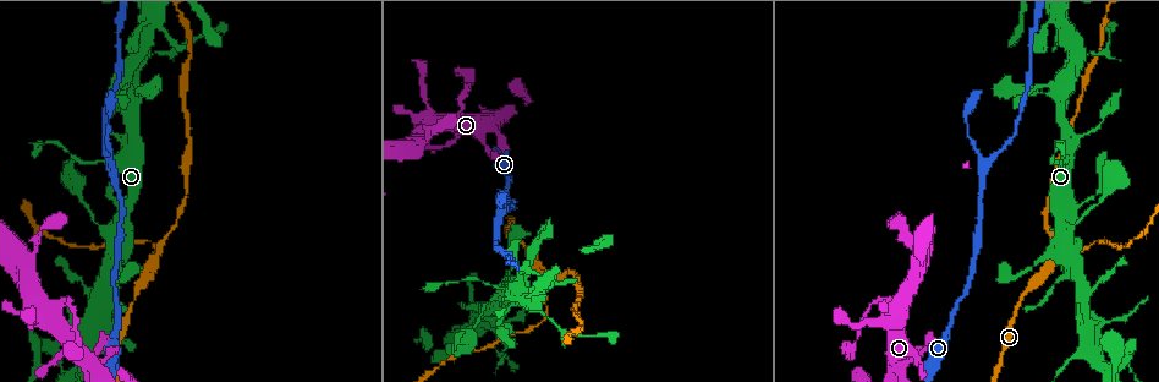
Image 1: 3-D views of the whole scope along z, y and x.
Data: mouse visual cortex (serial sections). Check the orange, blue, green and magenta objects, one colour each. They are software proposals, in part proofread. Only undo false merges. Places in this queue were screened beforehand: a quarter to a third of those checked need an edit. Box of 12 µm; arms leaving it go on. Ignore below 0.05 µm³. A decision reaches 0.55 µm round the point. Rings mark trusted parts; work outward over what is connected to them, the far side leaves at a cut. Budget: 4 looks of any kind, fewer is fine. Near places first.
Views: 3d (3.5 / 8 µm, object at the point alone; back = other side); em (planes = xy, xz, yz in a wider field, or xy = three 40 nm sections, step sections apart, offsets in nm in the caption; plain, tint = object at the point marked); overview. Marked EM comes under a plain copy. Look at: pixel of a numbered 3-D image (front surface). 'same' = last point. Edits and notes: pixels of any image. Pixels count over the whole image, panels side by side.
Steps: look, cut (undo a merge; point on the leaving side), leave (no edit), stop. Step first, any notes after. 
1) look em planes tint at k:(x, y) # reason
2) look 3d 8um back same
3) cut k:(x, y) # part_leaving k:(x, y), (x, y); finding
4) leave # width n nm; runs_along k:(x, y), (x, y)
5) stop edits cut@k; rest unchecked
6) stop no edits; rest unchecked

look 3d 3.5um at 1:(153, 258) # small branch off a trunk

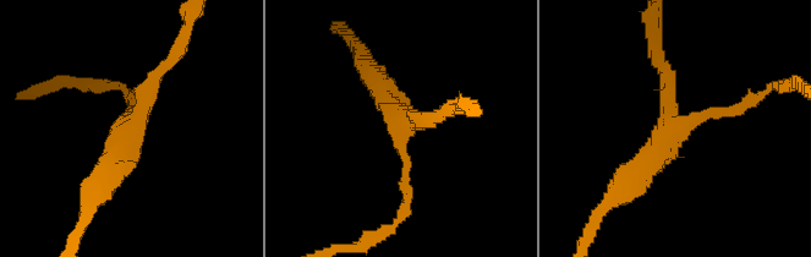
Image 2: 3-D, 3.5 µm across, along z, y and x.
leave # arm_widths 150, 200, 350 nm; runs_along 2:(100, 187), (171, 60); one cell here

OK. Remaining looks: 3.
look 3d 3.5um at 1:(111, 164) # thick turns thin

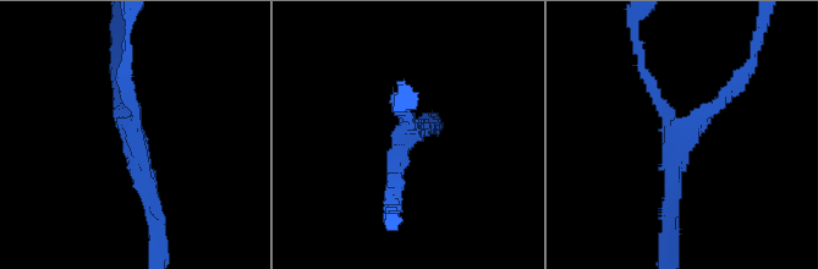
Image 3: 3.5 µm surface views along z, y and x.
leave # runs_along 3:(671, 220), (675, 153), (735, 86); continuous, no second cell

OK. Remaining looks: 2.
stop no edits; rest unchecked

